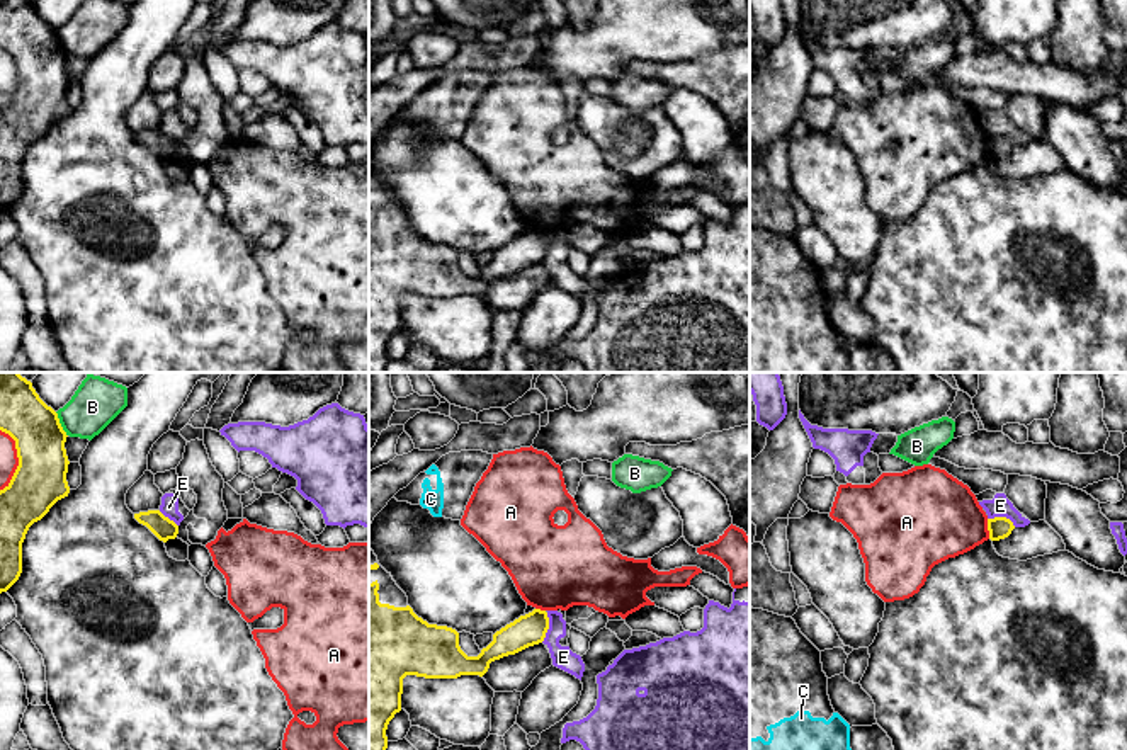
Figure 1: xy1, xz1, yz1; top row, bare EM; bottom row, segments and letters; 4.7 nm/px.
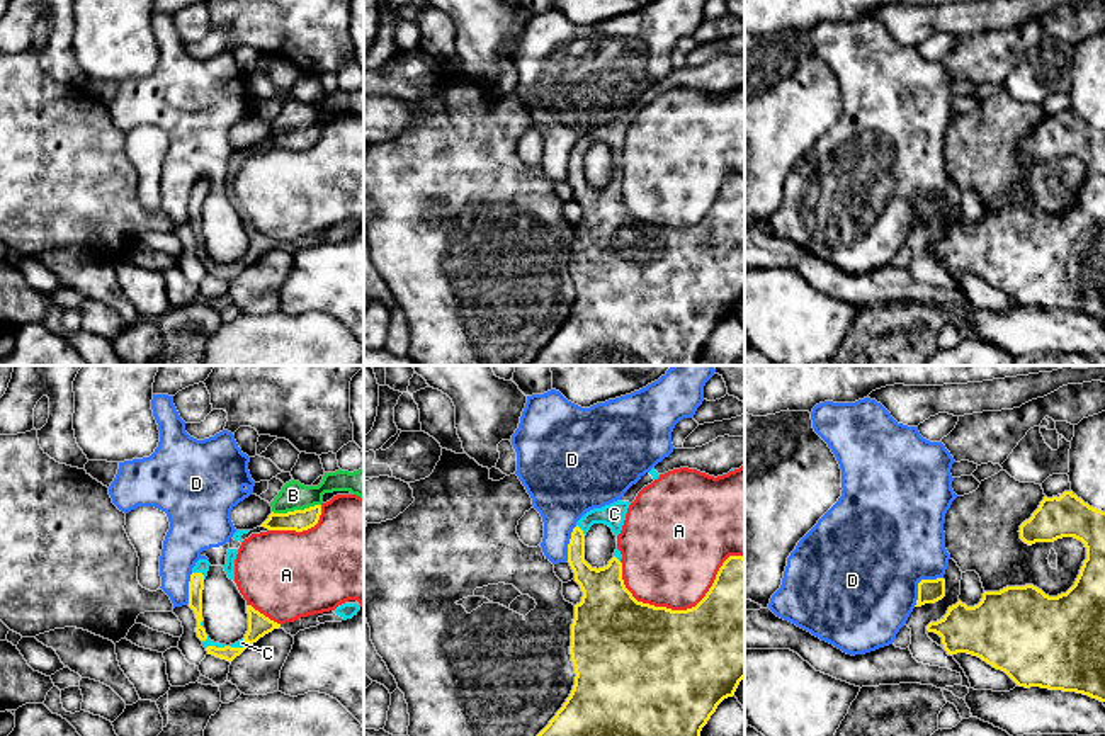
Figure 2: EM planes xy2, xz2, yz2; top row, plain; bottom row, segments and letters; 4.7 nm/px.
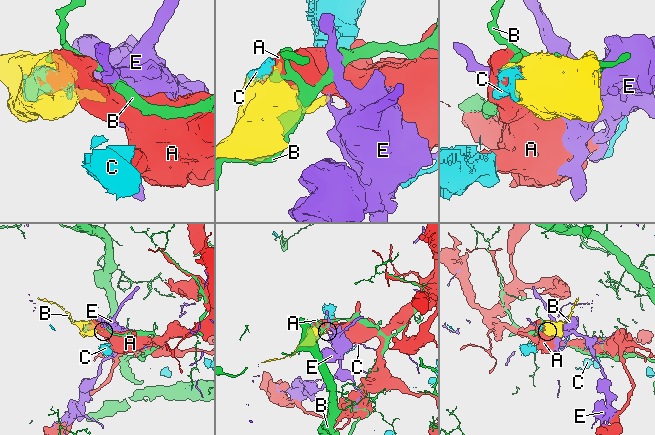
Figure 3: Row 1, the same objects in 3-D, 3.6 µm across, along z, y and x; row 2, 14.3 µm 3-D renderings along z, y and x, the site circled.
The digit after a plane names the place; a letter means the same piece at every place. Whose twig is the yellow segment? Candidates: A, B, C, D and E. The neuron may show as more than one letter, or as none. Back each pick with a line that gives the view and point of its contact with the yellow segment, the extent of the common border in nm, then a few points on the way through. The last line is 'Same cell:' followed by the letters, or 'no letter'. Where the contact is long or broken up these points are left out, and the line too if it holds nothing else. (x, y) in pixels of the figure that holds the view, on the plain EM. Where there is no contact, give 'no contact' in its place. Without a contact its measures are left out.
C: xy2 (199, 192) | 70 nm
Same cell: C

